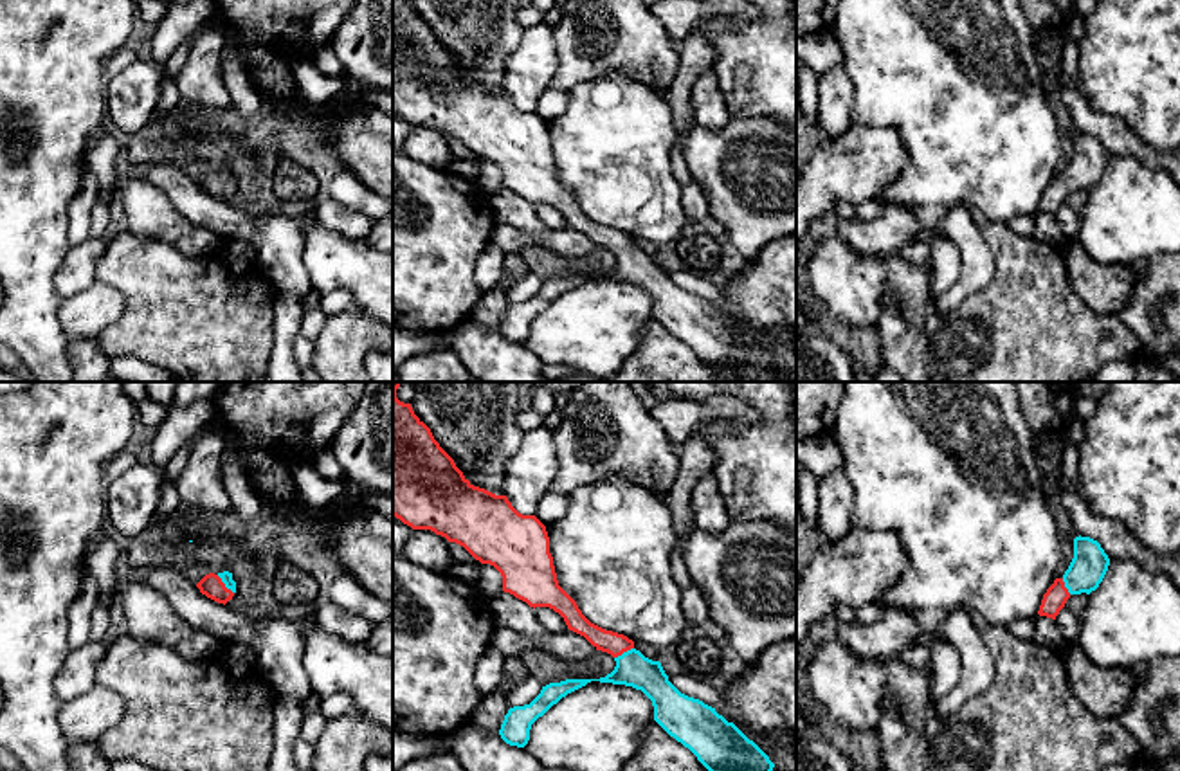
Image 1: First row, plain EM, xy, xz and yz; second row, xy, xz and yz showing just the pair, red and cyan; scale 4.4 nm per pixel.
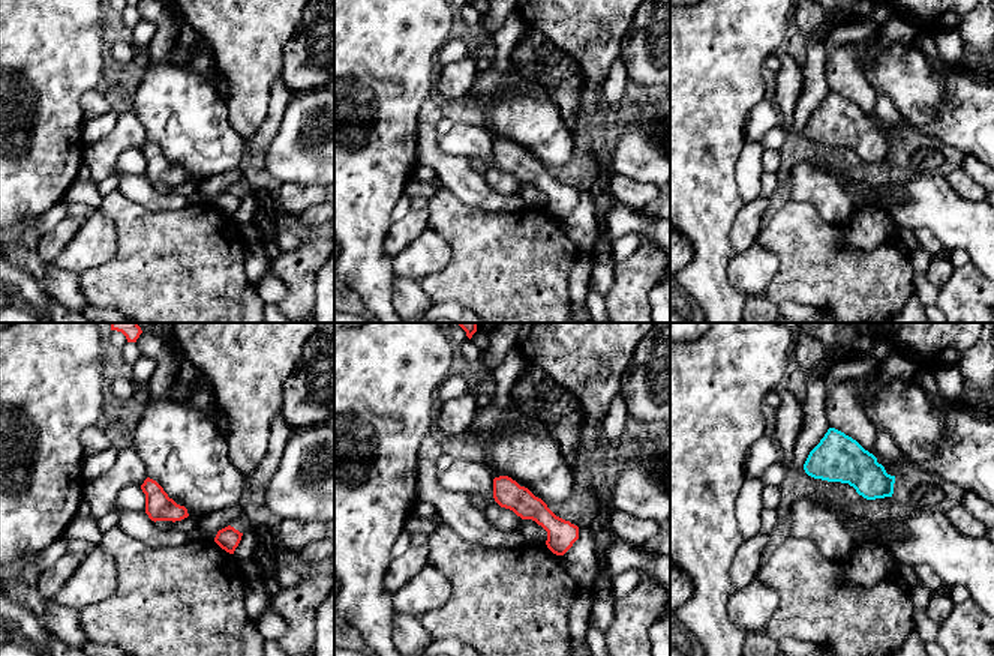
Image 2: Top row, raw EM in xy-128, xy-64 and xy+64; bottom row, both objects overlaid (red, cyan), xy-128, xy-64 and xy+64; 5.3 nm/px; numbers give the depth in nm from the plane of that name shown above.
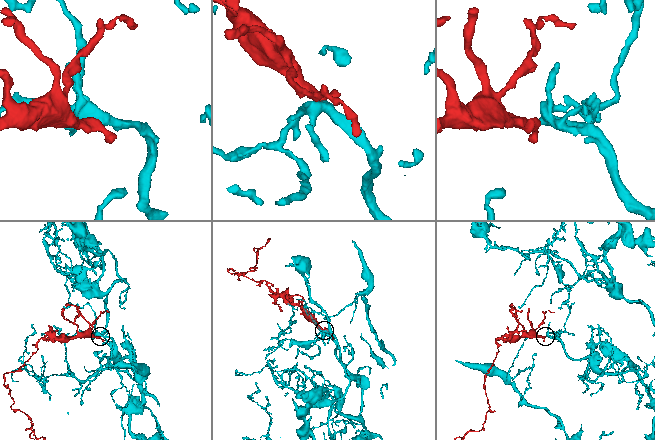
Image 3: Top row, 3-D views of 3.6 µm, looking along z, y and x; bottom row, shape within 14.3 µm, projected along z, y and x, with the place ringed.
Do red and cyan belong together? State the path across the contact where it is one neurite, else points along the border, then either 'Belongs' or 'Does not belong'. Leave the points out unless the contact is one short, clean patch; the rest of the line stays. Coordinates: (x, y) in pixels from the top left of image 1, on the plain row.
Path across: xy (211, 182), (224, 181), (226, 173). Belongs

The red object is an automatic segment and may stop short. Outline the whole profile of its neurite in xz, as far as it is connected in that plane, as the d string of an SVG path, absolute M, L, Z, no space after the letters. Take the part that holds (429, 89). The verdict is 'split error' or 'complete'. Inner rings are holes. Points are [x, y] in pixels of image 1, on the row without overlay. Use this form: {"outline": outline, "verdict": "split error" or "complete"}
{"outline": "M393 0L393 112L494 162L503 173L504 189L533 205L553 205L569 227L616 258L605 274L549 279L530 301L510 304L499 326L506 340L524 344L531 321L587 279L625 281L652 297L654 317L712 371L739 382L769 382L775 364L769 353L715 304L681 290L661 259L636 247L632 236L591 220L558 182L546 122L535 112L519 110L506 92L474 83L411 0Z", "verdict": "split error"}

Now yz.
{"outline": "M1090 133L1074 135L1074 155L1061 175L1043 191L1038 211L1056 216L1072 191L1090 191L1099 184L1110 162L1101 141Z", "verdict": "split error"}

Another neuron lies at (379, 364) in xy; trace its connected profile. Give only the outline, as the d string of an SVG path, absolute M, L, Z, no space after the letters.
M393 349L371 351L366 358L366 369L373 382L393 382Z

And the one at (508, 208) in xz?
M503 187L488 196L488 202L497 223L524 231L542 249L573 258L584 258L596 249L596 243L569 225L560 229L548 227L535 213L535 205L510 189Z

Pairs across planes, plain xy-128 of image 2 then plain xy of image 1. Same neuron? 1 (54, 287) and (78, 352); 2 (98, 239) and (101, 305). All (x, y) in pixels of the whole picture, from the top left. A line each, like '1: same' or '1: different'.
1: same
2: same

